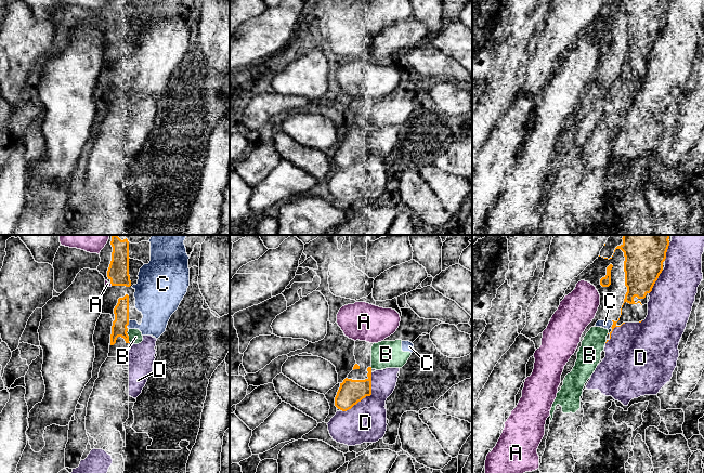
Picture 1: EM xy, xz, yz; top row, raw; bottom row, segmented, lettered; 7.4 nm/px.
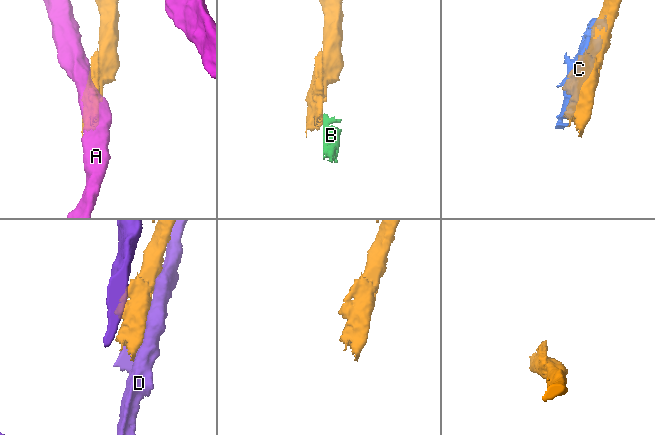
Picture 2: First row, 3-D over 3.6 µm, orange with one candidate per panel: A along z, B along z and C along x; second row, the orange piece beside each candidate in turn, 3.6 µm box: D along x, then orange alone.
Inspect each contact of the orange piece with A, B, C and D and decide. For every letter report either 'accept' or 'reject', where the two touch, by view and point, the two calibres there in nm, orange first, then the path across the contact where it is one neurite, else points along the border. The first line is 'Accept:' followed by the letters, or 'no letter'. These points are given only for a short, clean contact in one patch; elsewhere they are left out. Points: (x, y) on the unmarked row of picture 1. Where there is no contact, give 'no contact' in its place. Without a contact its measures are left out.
Accept: no letter
A: reject | xy (111, 40) | 160/40 nm
B: reject | xy (128, 95) | 110/100 nm
C: reject | xy (128, 80) | 110/260 nm
D: reject | xz (367, 153) | 180/300 nm

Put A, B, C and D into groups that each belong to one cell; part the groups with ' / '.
A / B C / D

